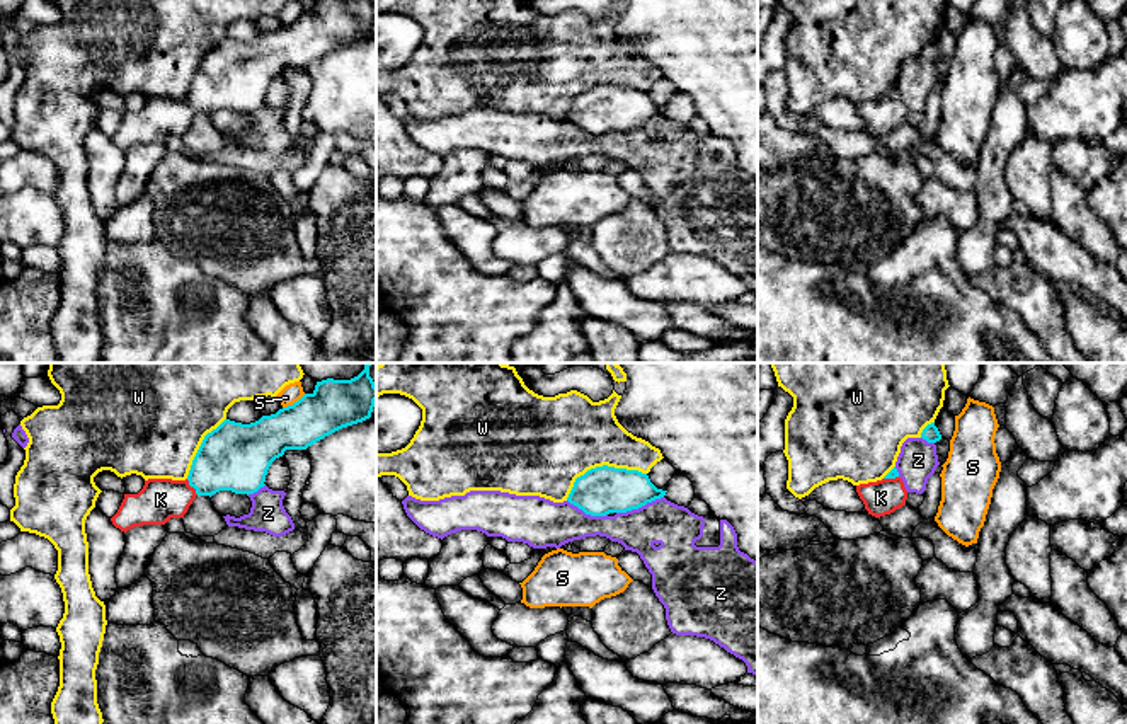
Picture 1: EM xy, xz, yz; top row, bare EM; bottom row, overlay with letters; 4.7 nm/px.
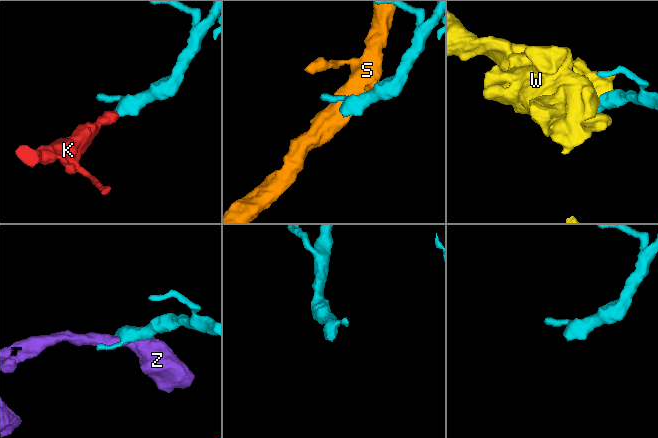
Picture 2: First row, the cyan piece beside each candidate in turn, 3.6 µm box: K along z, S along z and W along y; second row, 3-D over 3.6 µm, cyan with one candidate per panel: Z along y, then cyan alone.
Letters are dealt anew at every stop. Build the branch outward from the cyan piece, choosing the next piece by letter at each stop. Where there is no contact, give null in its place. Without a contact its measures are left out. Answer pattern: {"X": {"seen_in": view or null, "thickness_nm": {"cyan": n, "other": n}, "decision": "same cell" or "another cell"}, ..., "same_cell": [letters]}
{"K": {"seen_in": "xy", "thickness_nm": {"cyan": 320, "other": 200}, "decision": "same cell"}, "S": {"seen_in": "xy", "thickness_nm": {"cyan": 240, "other": 90}, "decision": "another cell"}, "W": {"seen_in": "xz", "thickness_nm": {"cyan": 220, "other": 400}, "decision": "another cell"}, "Z": {"seen_in": "xz", "thickness_nm": {"cyan": 220, "other": 220}, "decision": "another cell"}, "same_cell": ["K"]}

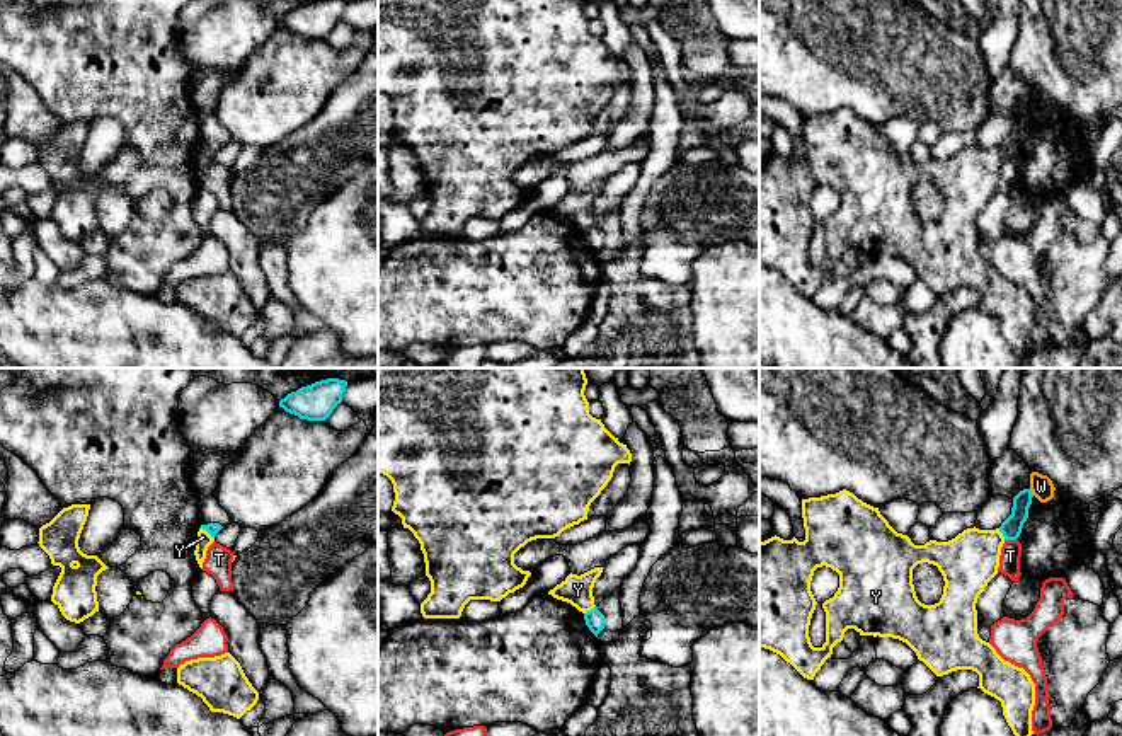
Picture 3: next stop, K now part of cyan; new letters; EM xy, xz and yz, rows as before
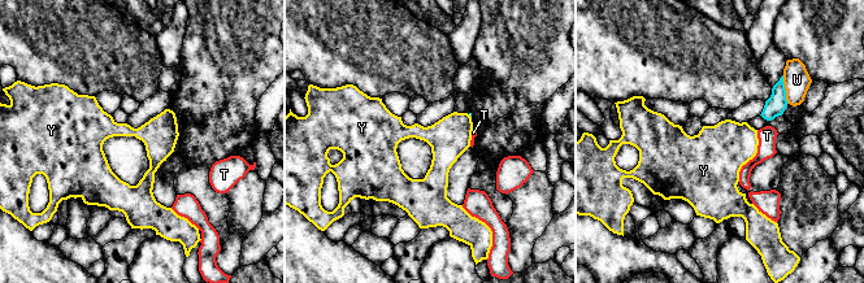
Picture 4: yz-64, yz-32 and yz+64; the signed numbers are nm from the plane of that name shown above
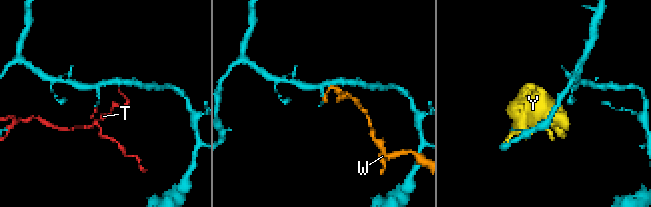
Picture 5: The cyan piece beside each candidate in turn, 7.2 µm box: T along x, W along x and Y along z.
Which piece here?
{"T": {"seen_in": "yz", "thickness_nm": {"cyan": 100, "other": 100}, "decision": "another cell"}, "W": {"seen_in": "yz", "thickness_nm": {"cyan": 100, "other": 110}, "decision": "another cell"}, "Y": {"seen_in": "xy", "thickness_nm": {"cyan": 60, "other": 70}, "decision": "another cell"}, "same_cell": []}

